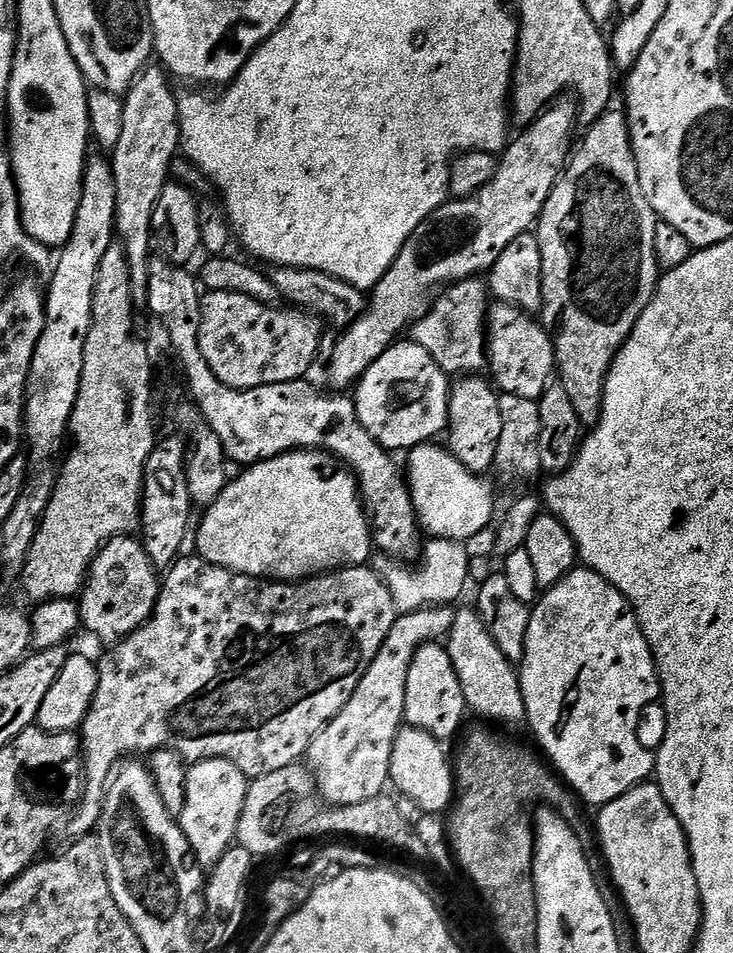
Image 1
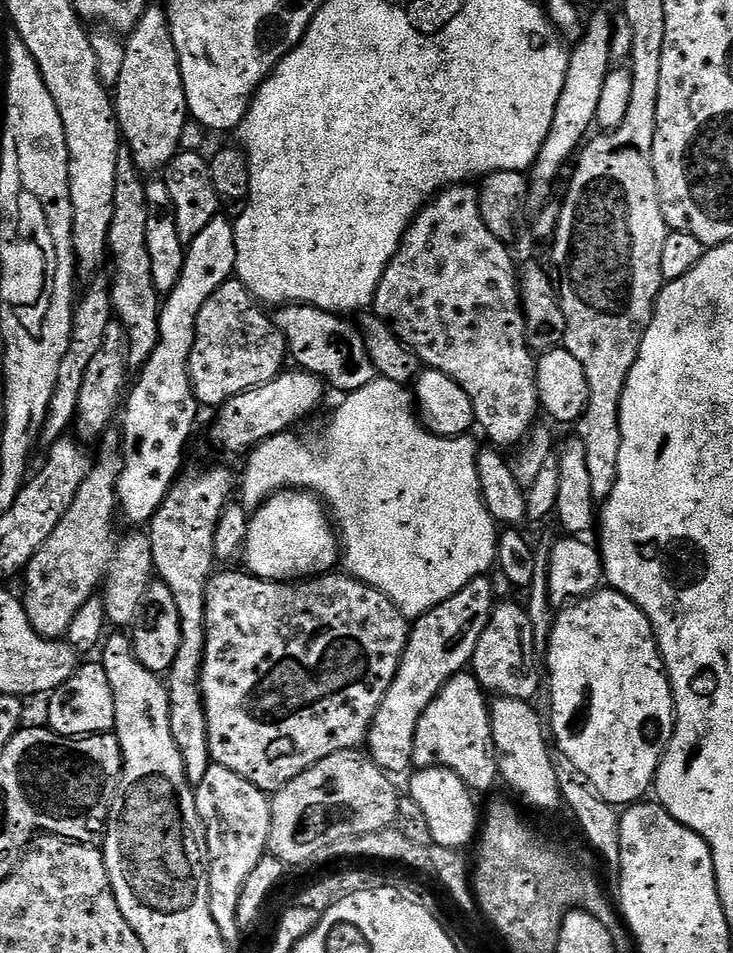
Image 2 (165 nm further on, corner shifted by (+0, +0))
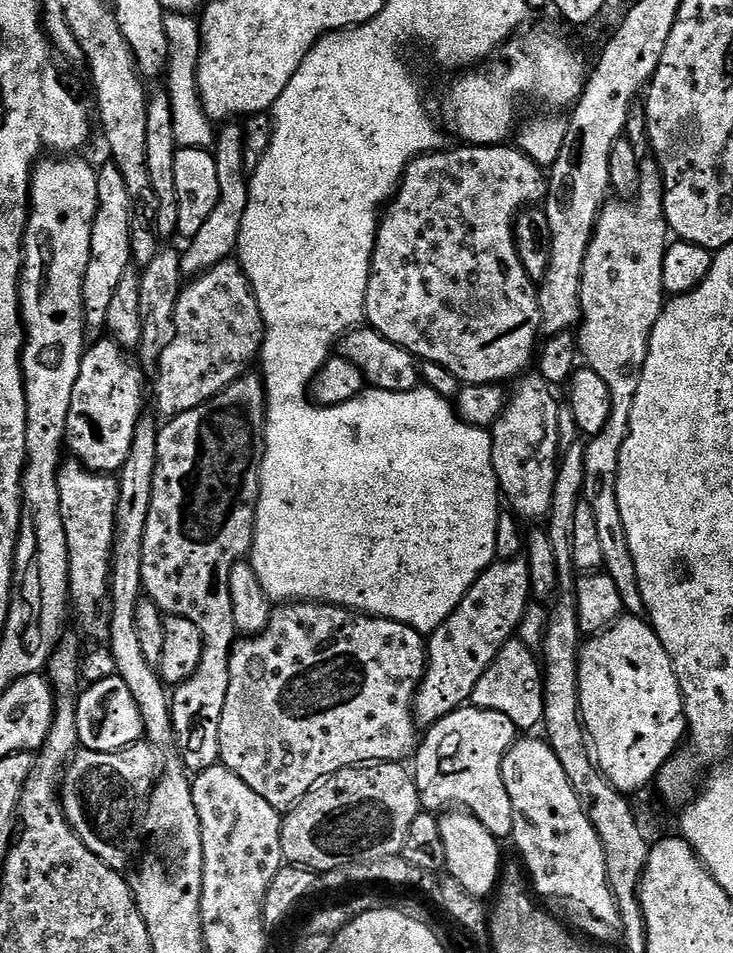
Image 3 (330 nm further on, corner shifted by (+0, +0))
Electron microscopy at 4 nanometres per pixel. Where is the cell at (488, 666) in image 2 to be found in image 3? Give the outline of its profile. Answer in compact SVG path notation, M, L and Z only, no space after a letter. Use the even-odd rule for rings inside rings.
M519 638L507 640L502 650L498 650L494 662L490 662L486 674L478 678L471 703L477 708L498 710L498 714L506 714L517 730L539 729L544 718L544 673L534 649L524 645Z

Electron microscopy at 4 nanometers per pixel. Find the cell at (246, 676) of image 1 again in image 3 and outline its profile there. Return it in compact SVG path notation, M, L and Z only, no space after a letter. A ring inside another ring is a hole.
M284 602L271 609L268 624L256 636L245 635L237 639L230 654L230 690L226 690L226 706L222 706L222 726L218 734L220 764L229 768L254 794L266 798L270 806L287 810L296 804L309 790L322 780L327 780L343 768L354 768L377 762L404 762L418 747L418 725L414 715L416 689L428 669L428 646L425 637L397 620L381 616L369 616L354 612L351 608L339 608L336 604L319 602Z

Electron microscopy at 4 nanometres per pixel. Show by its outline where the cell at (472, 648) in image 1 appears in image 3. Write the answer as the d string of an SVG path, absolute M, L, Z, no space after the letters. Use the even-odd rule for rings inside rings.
M528 734L517 739L510 746L502 764L502 782L506 782L506 794L510 794L510 806L514 806L514 826L510 837L520 851L519 859L526 869L526 875L537 897L557 896L560 900L573 900L580 908L585 908L596 920L604 924L619 925L618 906L614 902L614 894L610 890L610 882L606 878L606 854L602 850L602 842L590 822L586 818L586 810L582 810L582 802L578 802L578 794L574 794L574 786L570 786L570 778L566 778L566 770L558 763L558 754L548 745L547 739L535 740L535 735Z

